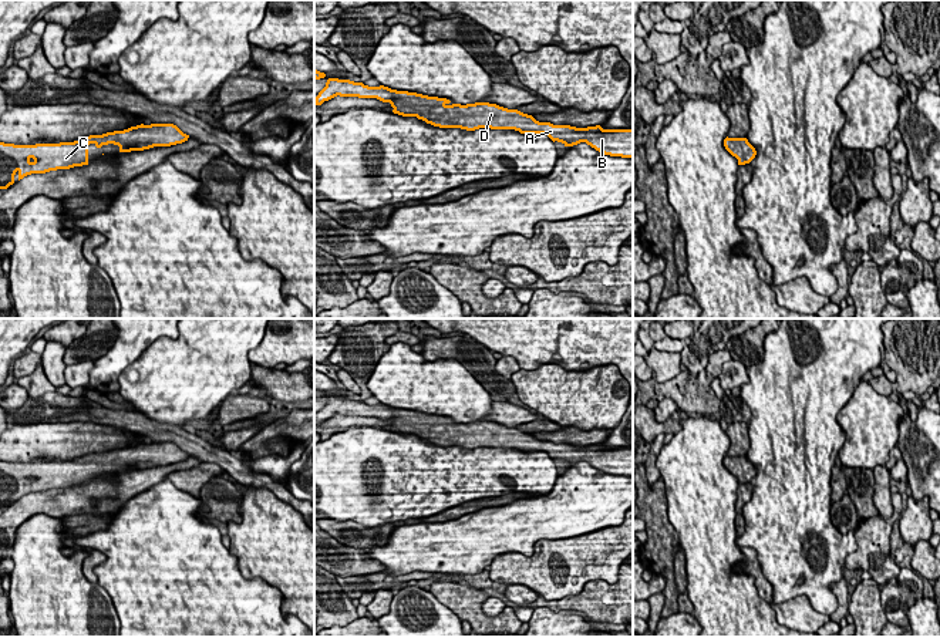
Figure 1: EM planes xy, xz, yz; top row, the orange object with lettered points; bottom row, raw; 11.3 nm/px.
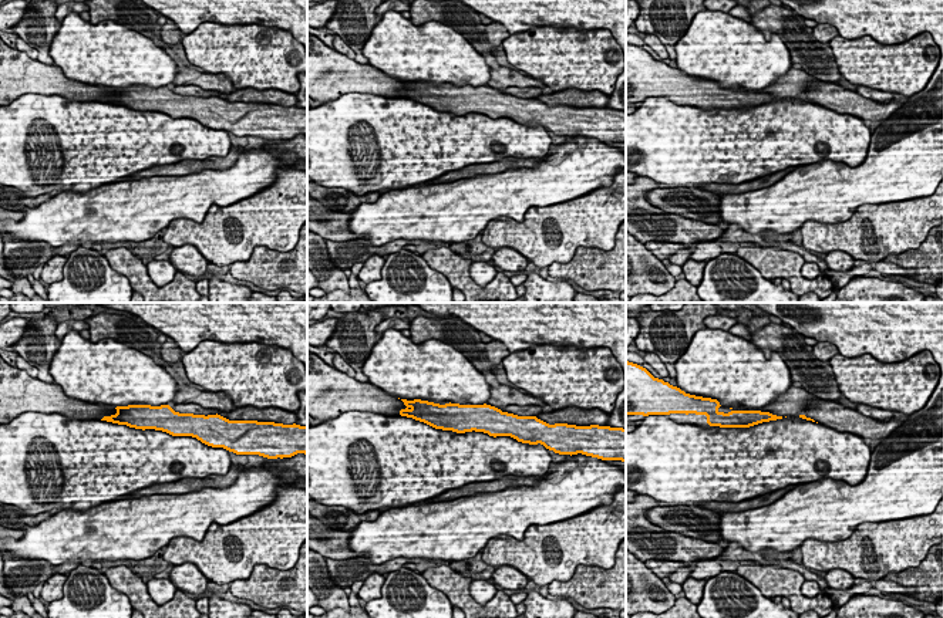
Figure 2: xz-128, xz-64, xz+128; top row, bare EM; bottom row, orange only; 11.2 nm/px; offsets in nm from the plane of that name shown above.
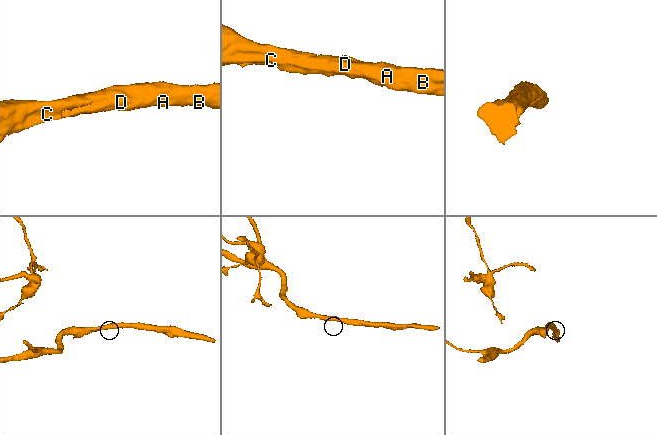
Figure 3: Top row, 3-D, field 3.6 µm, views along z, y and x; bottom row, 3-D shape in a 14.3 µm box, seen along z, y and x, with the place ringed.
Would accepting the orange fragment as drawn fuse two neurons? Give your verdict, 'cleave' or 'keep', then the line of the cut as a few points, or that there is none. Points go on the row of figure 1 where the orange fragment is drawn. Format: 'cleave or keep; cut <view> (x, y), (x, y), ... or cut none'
keep; cut none

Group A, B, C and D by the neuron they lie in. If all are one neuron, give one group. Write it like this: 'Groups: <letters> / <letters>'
Groups: A B C D

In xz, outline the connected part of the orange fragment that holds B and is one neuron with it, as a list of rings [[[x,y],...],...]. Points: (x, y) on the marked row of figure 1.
[[[329,78],[326,87],[314,98],[321,105],[334,97],[377,98],[390,102],[392,112],[402,117],[417,117],[434,127],[515,129],[520,134],[546,134],[553,142],[573,146],[586,142],[596,151],[621,158],[633,158],[633,129],[603,129],[600,125],[576,128],[539,122],[532,115],[518,109],[508,109],[496,104],[449,104],[447,98],[428,97],[417,92],[397,91],[388,87],[368,87],[350,80]]]

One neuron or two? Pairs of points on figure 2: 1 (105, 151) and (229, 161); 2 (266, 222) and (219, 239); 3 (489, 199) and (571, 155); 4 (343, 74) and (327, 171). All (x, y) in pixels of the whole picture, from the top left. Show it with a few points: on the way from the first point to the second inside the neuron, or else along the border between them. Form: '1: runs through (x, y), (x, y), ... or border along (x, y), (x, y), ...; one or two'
1: border along (231, 151), (224, 156), (181, 159), (172, 164); two
2: runs through (255, 228), (239, 243), (231, 245); one
3: runs through (509, 193), (525, 186), (539, 186), (551, 175); one
4: border along (374, 94), (344, 93), (322, 104); two

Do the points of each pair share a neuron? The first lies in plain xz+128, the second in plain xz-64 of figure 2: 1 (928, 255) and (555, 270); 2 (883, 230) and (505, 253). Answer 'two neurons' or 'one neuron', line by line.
1: one neuron
2: two neurons

